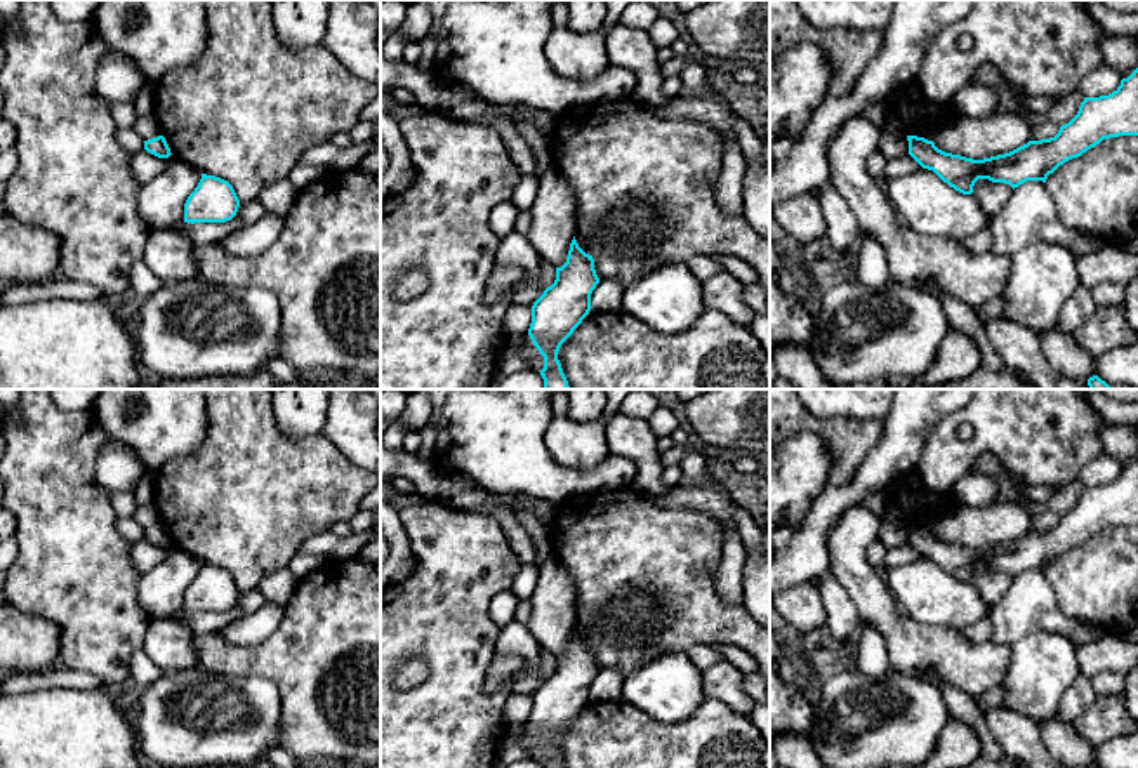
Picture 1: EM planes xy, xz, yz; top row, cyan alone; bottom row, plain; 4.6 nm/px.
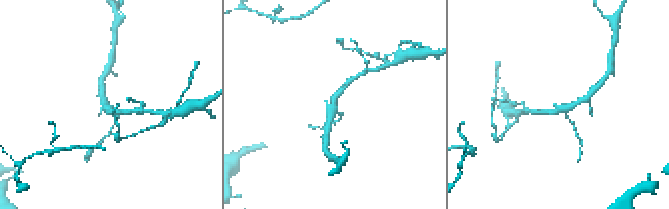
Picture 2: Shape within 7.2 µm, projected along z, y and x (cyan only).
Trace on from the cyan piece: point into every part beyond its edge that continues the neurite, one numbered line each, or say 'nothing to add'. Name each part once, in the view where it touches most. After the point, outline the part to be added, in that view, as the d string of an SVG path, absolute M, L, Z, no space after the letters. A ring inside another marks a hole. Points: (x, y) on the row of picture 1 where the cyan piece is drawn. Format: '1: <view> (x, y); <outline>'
nothing to add

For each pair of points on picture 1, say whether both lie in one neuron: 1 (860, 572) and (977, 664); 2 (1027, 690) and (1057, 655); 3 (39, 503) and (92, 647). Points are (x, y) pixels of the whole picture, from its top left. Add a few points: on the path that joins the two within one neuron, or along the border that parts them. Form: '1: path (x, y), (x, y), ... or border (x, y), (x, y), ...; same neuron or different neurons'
1: path (876, 605), (916, 645), (944, 652); same neuron
2: path (1036, 681), (1048, 664); same neuron
3: path (66, 539), (72, 565), (91, 591), (92, 610); same neuron

